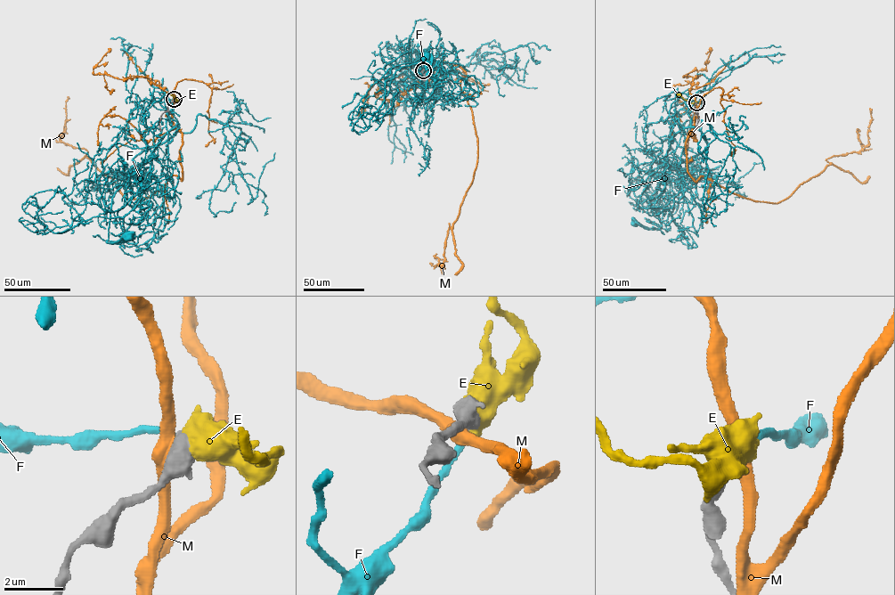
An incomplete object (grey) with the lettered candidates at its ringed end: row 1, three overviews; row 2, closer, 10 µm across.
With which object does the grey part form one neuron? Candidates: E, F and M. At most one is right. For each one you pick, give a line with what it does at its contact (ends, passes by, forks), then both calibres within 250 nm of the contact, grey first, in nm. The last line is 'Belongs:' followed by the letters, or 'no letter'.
F: It ends there. Thickness 480 nm (grey) against 220 nm
Belongs: F

